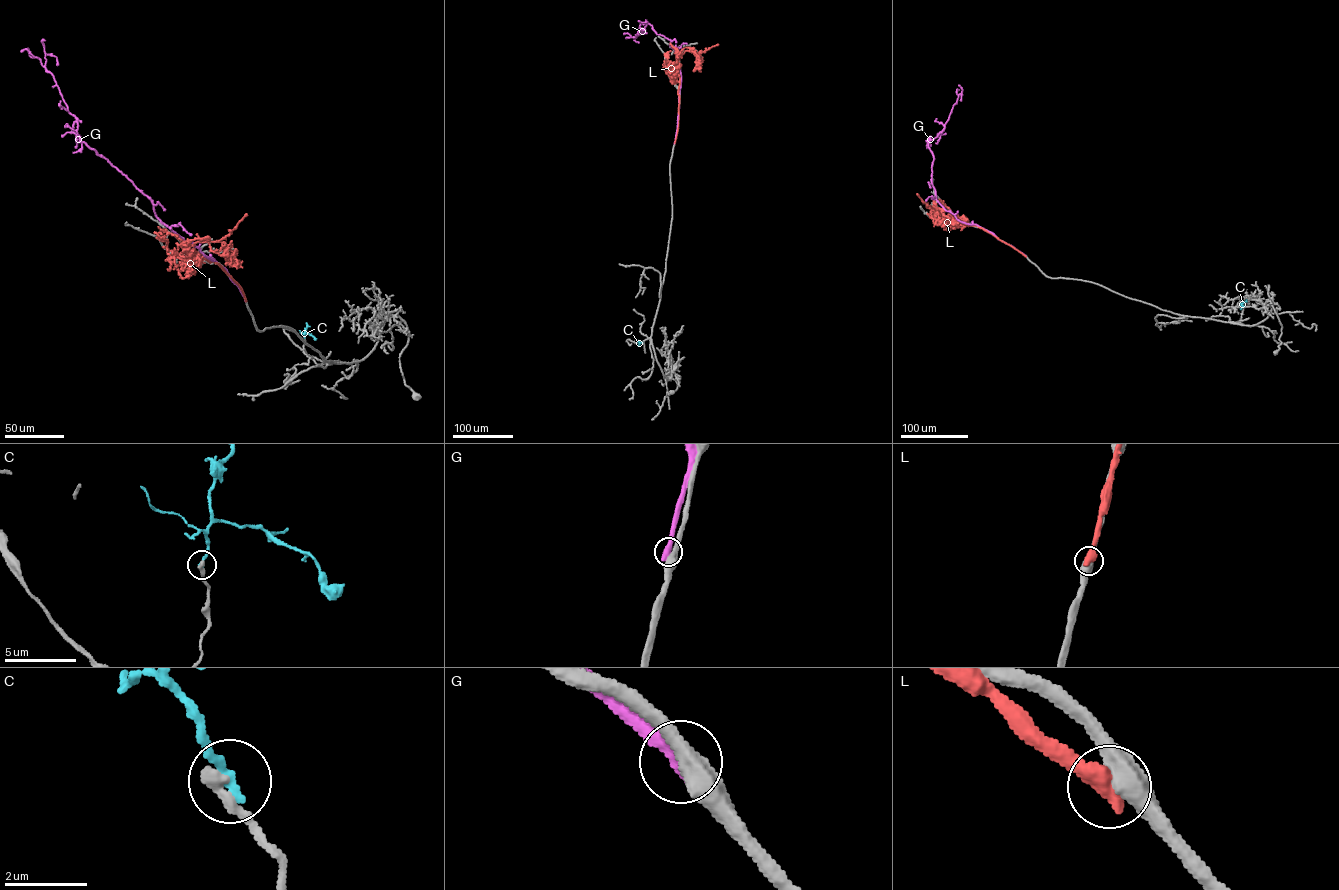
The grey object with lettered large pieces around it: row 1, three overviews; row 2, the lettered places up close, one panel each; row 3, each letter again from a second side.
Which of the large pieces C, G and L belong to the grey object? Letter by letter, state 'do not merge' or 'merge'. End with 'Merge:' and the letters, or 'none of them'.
C: do not merge
G: do not merge
L: do not merge
Merge: none of them

